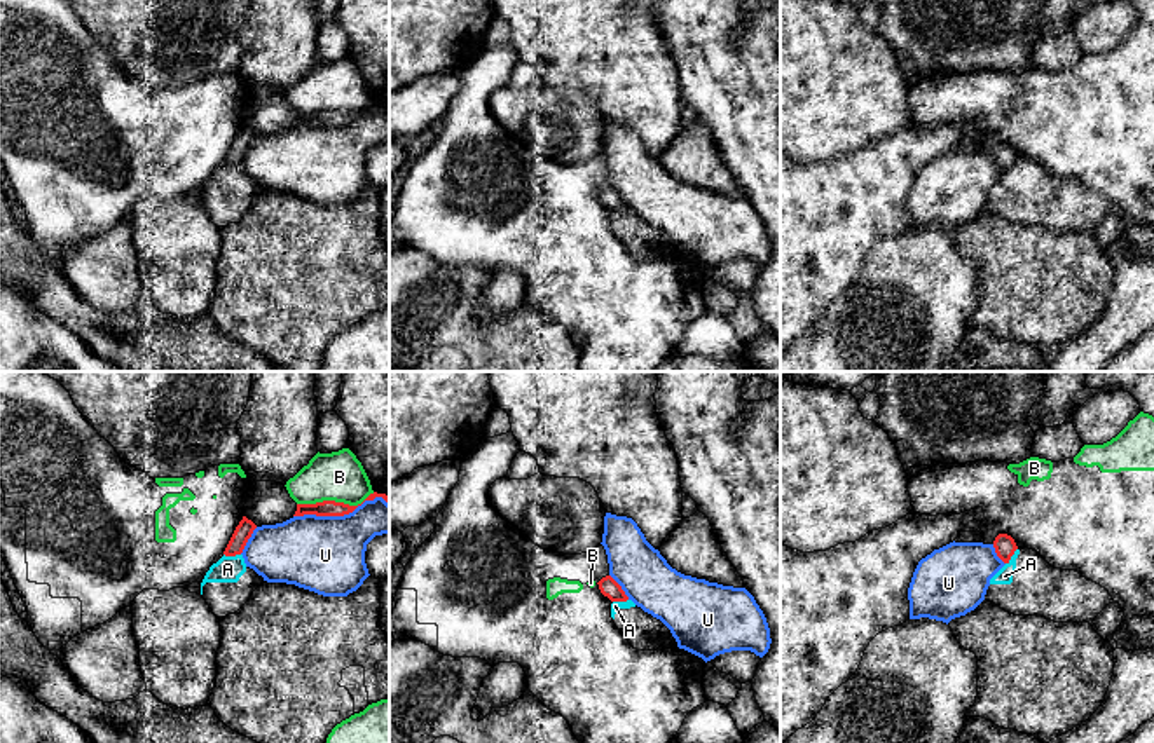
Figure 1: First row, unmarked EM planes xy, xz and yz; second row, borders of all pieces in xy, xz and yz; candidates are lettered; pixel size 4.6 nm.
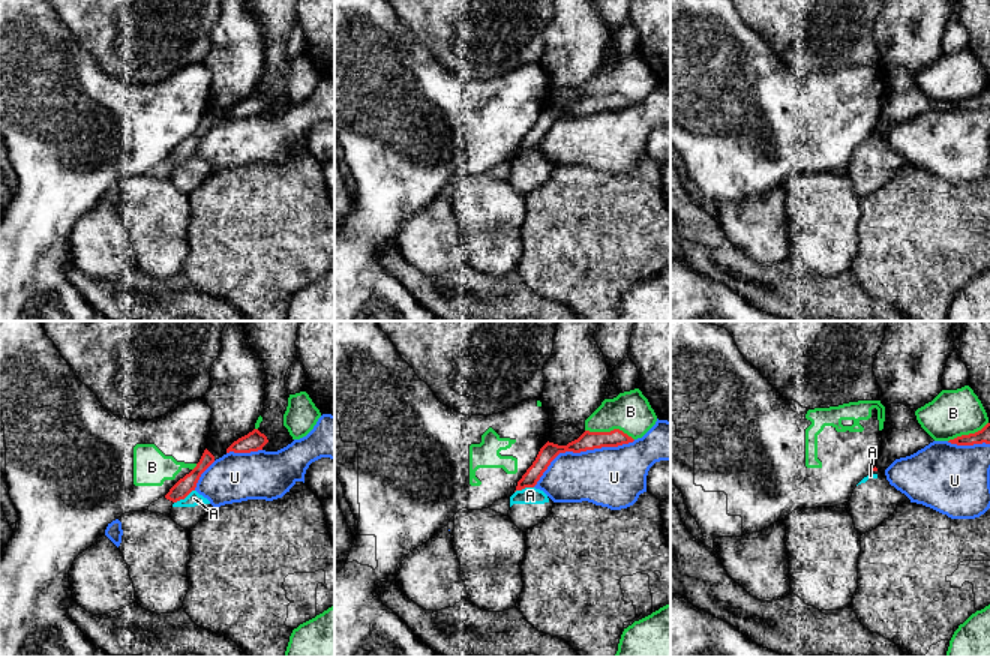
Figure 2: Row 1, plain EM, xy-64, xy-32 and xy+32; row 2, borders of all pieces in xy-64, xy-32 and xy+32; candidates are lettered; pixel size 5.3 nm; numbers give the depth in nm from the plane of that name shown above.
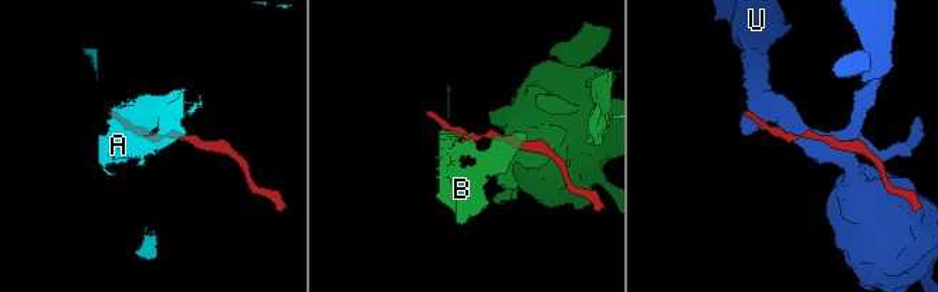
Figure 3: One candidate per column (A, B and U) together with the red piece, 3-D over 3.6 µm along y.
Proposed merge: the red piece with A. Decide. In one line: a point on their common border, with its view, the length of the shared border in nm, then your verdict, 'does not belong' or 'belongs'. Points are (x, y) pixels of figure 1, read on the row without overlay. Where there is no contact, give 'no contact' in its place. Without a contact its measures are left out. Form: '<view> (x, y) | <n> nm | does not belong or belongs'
xy (233, 164) | 80 nm | does not belong

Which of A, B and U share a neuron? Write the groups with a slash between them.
A / B / U

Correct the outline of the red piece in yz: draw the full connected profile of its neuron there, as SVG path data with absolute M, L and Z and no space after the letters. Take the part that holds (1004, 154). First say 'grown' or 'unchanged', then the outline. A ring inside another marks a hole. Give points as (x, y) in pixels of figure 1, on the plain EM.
unchanged | M999 143L993 150L993 157L997 166L1004 171L1009 173L1011 166L1018 159L1014 148L1007 143Z

